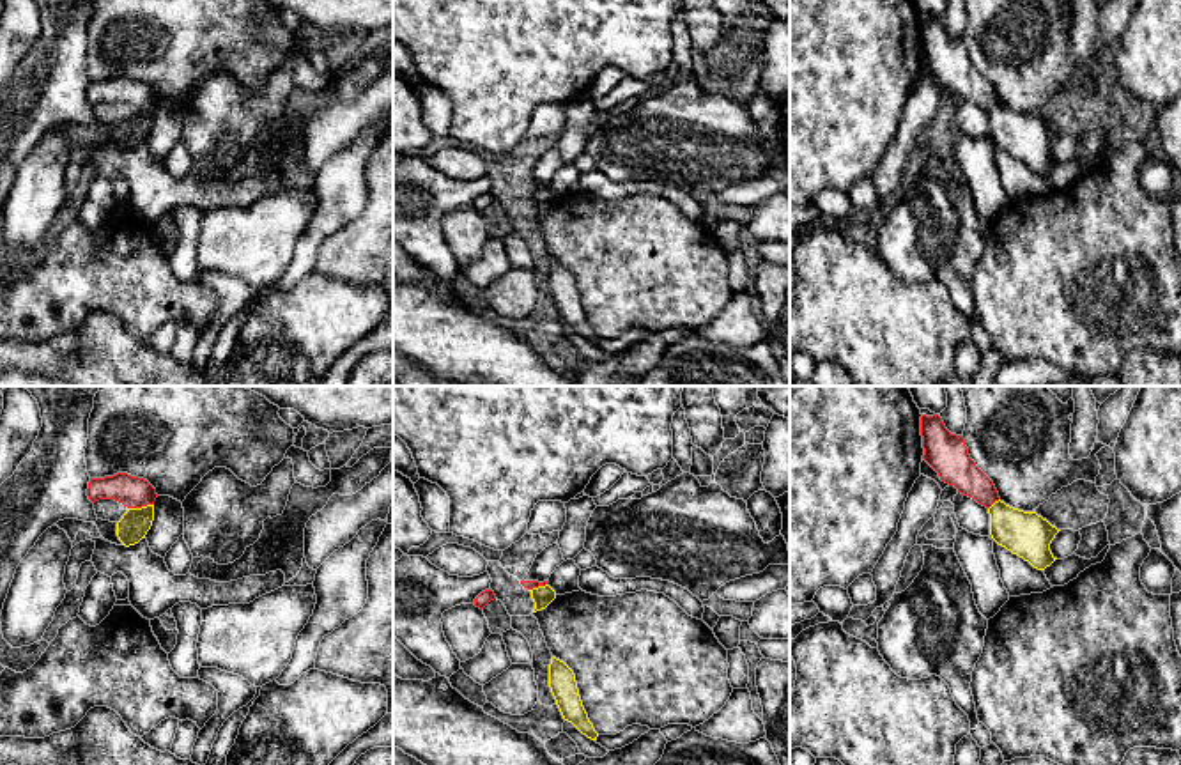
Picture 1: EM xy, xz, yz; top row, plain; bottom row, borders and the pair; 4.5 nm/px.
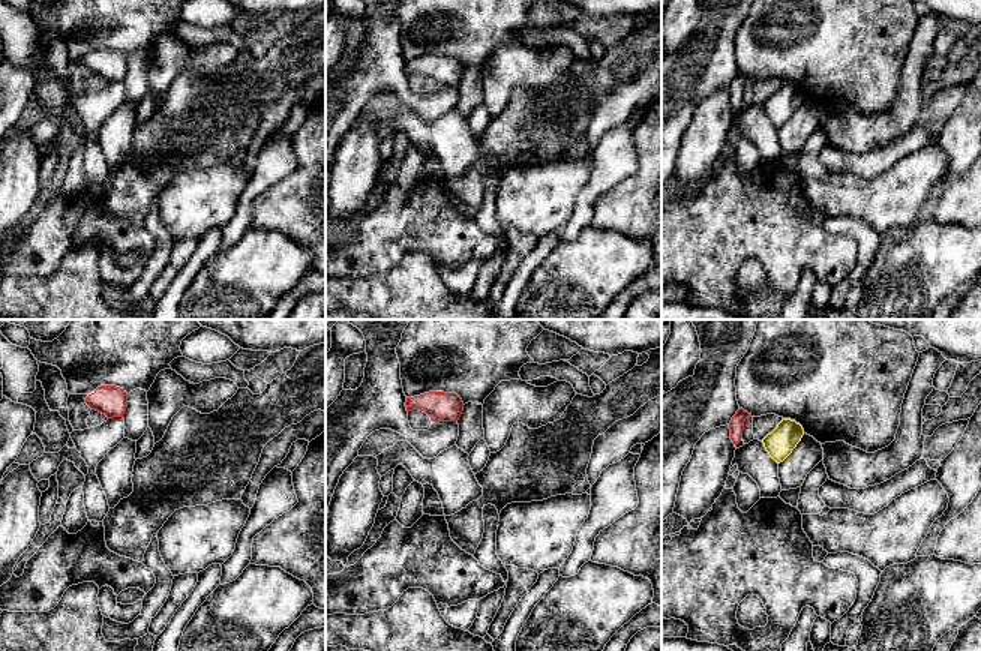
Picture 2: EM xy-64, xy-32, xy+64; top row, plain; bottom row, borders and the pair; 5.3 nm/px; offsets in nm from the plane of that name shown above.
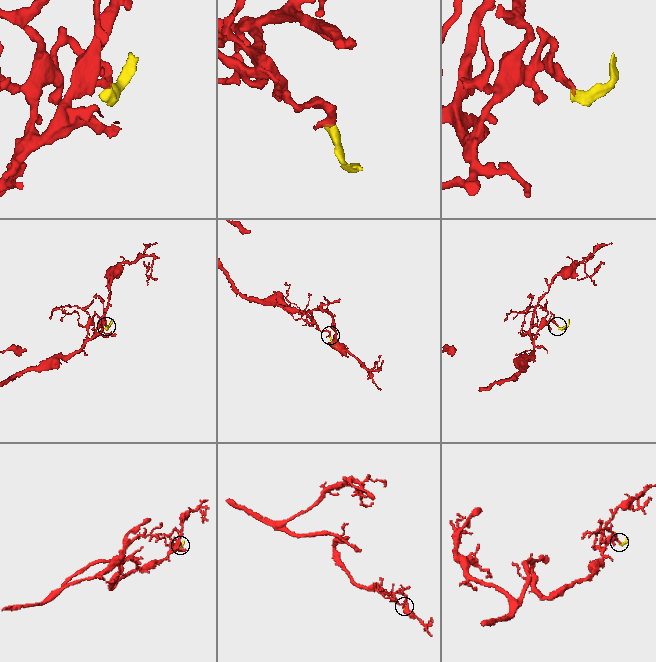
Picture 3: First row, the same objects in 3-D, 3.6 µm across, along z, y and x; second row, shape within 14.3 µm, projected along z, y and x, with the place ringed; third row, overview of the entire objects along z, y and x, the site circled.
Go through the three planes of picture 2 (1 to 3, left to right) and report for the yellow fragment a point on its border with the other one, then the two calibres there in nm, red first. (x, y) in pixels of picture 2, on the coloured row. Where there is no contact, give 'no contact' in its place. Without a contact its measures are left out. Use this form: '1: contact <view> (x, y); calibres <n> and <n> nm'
1: no contact
2: no contact
3: no contact

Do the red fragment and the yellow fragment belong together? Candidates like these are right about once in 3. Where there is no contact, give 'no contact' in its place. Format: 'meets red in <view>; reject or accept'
meets red in xy; reject

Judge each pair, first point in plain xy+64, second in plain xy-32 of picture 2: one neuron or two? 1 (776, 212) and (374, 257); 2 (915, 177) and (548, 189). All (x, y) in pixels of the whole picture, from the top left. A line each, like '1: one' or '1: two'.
1: one
2: one

